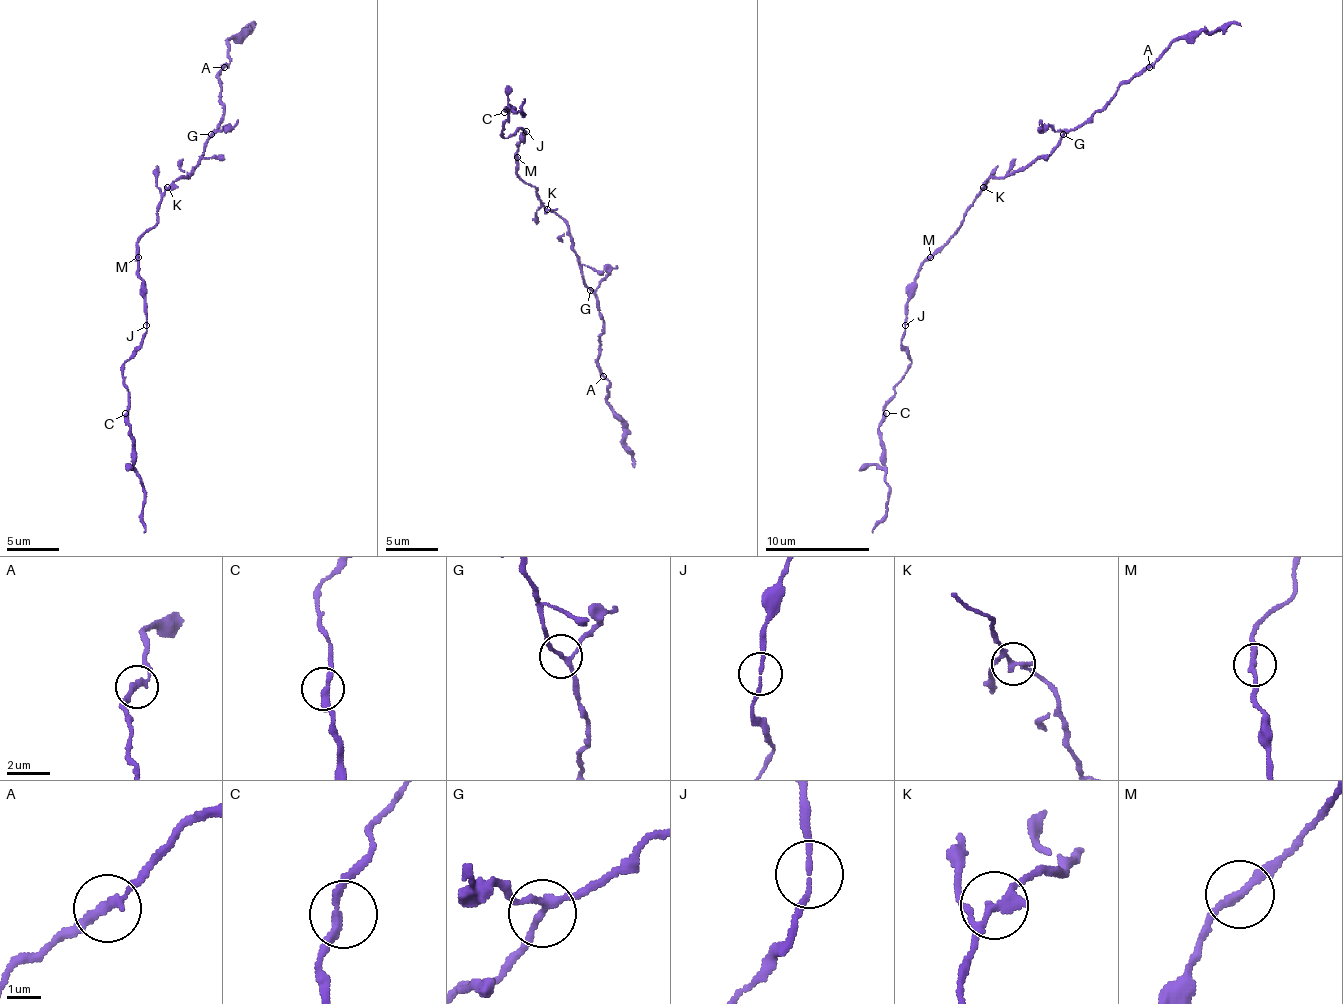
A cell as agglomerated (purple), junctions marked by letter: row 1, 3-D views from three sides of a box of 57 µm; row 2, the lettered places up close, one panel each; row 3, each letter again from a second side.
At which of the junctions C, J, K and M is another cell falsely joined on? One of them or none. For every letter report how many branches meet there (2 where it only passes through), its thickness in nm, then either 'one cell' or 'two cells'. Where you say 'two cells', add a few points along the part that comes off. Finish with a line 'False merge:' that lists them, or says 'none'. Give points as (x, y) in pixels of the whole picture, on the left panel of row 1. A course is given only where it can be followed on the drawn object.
C: 2 branches meet; 240 nm thick; one cell
J: 2 branches meet; 130 nm thick; one cell
K: 3 branches meet; 190 nm thick; one cell
M: 2 branches meet; 240 nm thick; one cell
False merge: none

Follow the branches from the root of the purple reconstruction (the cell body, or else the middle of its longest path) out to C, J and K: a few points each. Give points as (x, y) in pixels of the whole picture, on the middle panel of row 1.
C: (536, 193), (517, 172), (517, 144), (525, 131), (504, 136), (504, 112)
J: (536, 193), (536, 188), (528, 185), (517, 172), (517, 144), (525, 131)
K: (536, 193), (546, 209)

